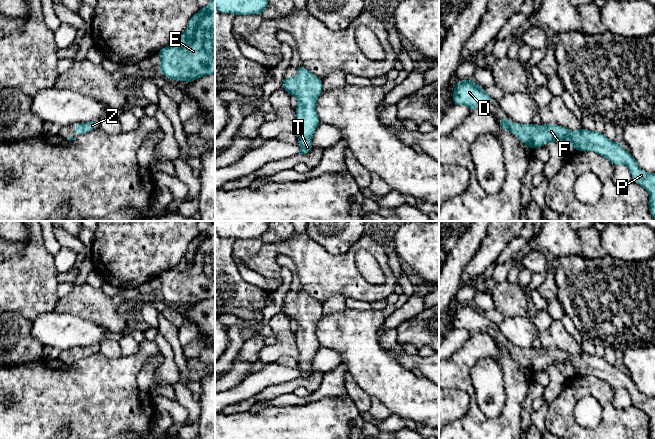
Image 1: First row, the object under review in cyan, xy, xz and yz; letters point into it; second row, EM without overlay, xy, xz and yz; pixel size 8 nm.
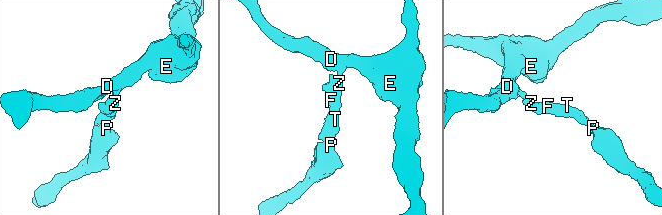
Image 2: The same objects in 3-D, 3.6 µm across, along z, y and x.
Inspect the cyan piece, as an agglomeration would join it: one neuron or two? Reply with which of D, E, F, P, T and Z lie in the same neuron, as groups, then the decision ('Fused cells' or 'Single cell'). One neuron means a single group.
Groups: D E F P T Z. Single cell

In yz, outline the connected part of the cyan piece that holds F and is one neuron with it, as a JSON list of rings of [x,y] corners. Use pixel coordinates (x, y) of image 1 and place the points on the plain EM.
[[[507,342],[499,343],[498,346],[502,353],[517,358],[517,362],[531,373],[546,370],[550,365],[571,365],[574,374],[595,376],[607,382],[614,390],[626,389],[633,405],[648,415],[649,436],[655,439],[655,397],[642,394],[619,366],[610,365],[604,358],[596,354],[588,355],[583,351],[570,355],[557,348],[517,348]]]

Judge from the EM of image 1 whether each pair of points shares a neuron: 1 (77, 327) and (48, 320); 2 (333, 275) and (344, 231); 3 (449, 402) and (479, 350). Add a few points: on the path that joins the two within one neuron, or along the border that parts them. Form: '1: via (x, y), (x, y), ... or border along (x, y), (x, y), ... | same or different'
1: via (70, 327), (55, 327) | same
2: border along (357, 240), (340, 254), (331, 254), (317, 243) | different
3: border along (449, 387), (462, 389), (468, 395), (468, 410) | different

